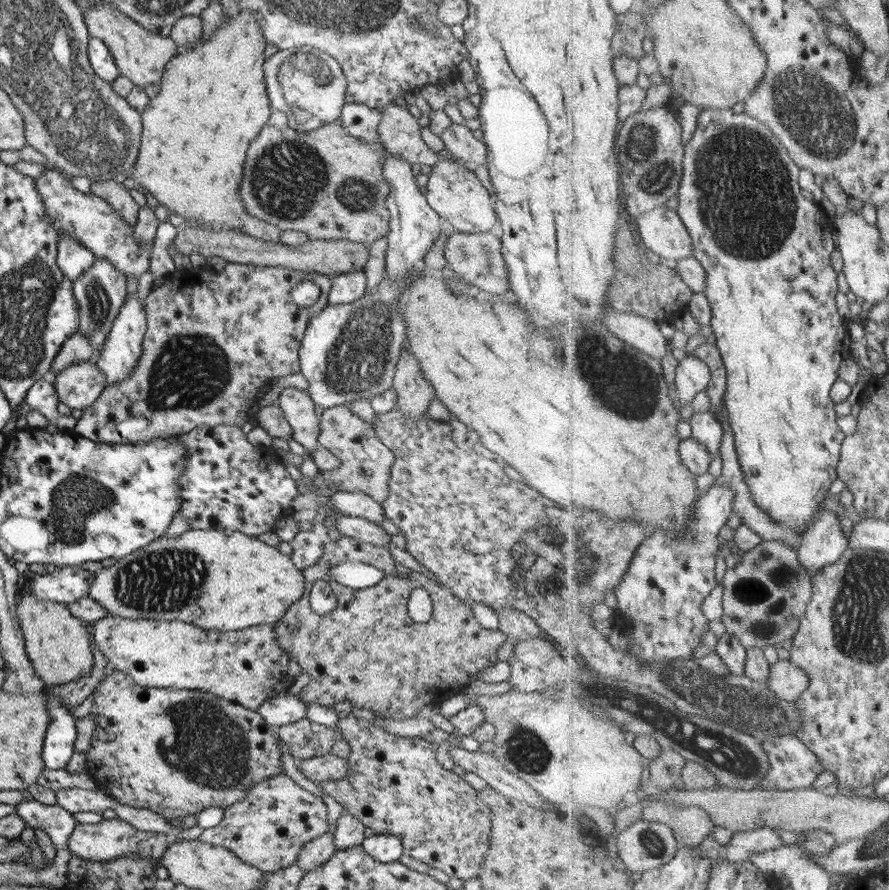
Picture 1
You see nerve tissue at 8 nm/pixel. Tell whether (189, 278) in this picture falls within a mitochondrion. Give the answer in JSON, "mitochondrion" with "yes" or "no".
{"mitochondrion":"no"}

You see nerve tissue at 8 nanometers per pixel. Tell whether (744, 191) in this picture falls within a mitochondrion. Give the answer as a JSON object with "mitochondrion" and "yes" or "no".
{"mitochondrion":"yes"}

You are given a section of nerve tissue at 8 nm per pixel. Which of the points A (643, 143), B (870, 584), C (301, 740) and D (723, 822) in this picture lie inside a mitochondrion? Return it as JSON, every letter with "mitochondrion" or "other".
{"A":"mitochondrion","B":"mitochondrion","C":"other","D":"other"}

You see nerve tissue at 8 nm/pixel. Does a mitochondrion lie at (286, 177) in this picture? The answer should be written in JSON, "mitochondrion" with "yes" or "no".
{"mitochondrion":"yes"}

